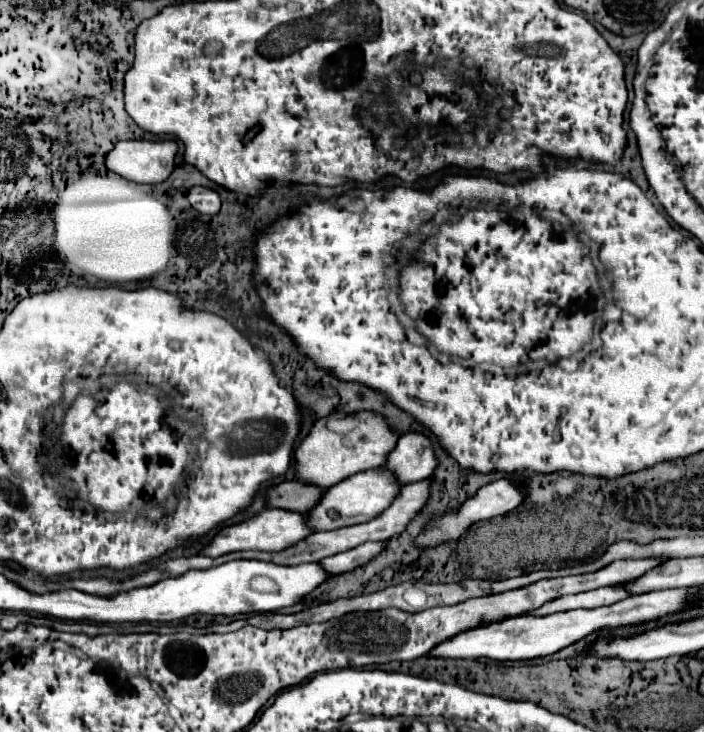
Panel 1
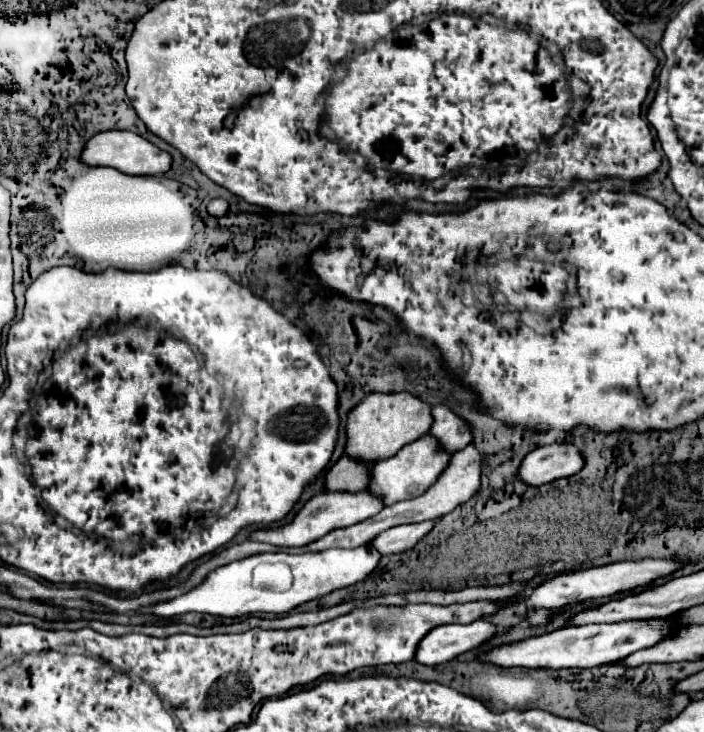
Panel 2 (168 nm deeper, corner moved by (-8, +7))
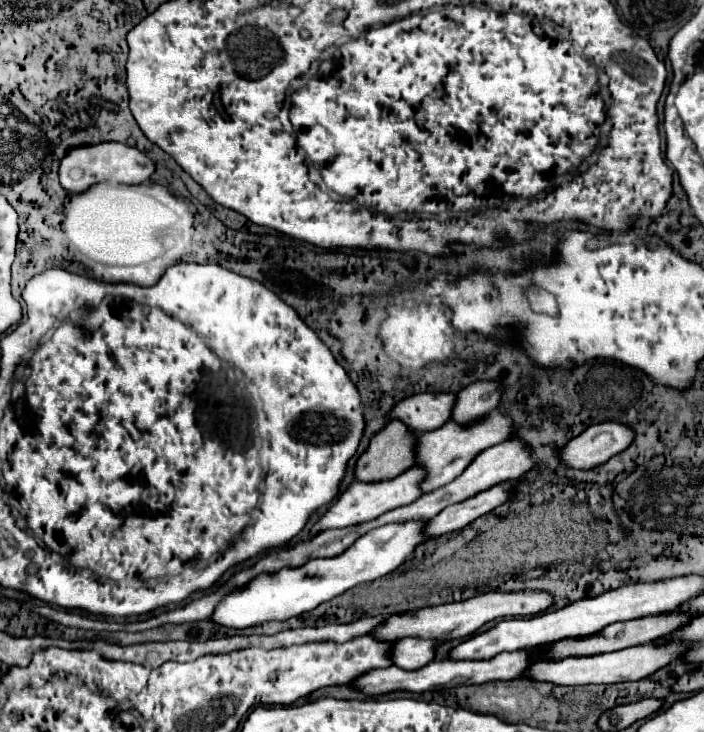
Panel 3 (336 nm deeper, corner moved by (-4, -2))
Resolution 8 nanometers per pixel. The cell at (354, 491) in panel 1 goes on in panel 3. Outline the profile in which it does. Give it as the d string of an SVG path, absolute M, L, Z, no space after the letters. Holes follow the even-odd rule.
M490 412L486 418L478 420L476 424L458 424L454 420L448 420L444 426L424 432L422 444L418 444L418 460L416 464L426 464L426 472L430 472L430 480L422 486L424 492L432 492L434 488L440 488L442 484L448 484L454 480L460 472L466 470L466 466L486 448L496 446L508 438L514 436L514 420L510 420L508 414L502 412Z

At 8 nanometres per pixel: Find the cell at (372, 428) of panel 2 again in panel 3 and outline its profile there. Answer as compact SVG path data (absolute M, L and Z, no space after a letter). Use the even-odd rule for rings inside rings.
M424 392L398 402L390 418L402 416L402 420L414 424L418 432L430 432L450 420L454 404L456 394L452 392Z

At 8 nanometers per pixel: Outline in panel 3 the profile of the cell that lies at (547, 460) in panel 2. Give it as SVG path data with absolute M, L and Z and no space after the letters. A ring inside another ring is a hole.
M620 422L594 424L582 436L576 436L562 450L564 464L570 468L592 468L592 464L606 462L610 456L622 452L636 438L634 430Z

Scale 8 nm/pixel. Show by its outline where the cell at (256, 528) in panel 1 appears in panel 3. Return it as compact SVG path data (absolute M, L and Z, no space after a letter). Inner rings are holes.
M412 466L406 472L402 472L396 478L390 480L380 480L380 482L354 482L346 492L342 492L338 496L338 500L332 504L332 508L328 512L324 512L324 516L320 518L320 522L310 530L308 538L314 536L316 532L320 532L322 528L344 528L344 526L354 526L366 520L374 520L374 516L380 516L382 512L394 510L398 506L410 504L414 500L418 500L422 496L420 484L426 480L426 470L422 466Z

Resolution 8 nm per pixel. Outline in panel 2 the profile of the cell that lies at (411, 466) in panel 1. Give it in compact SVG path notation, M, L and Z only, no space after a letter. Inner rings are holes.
M438 405L432 409L432 427L428 435L432 435L438 441L438 447L442 451L448 451L450 455L458 453L460 449L466 447L466 443L472 441L470 429L466 423L462 423L460 417L456 417L448 407Z

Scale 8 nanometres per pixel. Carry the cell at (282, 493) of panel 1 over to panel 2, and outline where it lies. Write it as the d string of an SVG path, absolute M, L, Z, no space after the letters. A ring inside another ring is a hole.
M348 457L338 459L324 475L324 491L364 491L368 485L368 465L356 463Z

